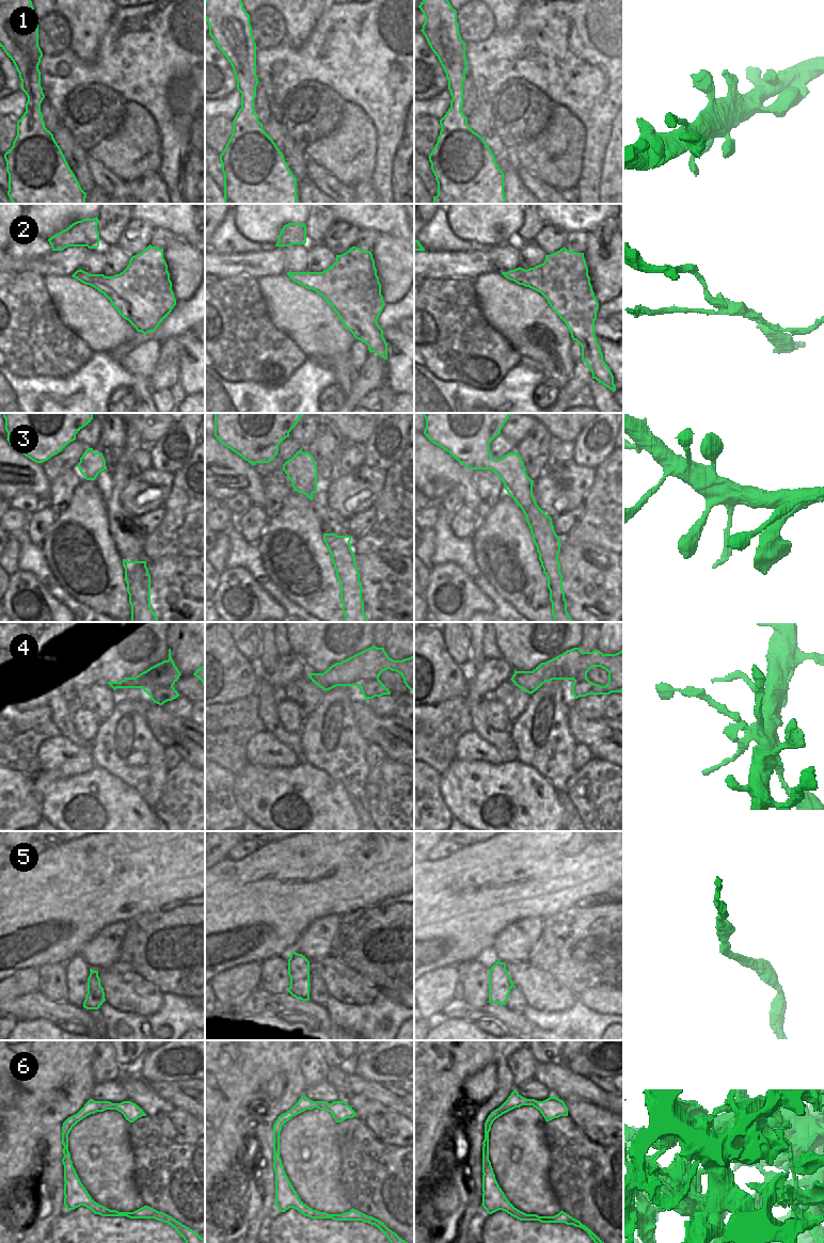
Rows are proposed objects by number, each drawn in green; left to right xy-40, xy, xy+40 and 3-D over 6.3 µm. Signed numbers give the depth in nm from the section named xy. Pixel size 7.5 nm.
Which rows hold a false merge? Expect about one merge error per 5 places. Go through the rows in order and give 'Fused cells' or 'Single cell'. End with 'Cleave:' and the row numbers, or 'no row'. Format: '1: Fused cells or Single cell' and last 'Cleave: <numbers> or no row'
1: Single cell
2: Fused cells
3: Fused cells
4: Single cell
5: Single cell
6: Fused cells
Cleave: 2, 3, 6.

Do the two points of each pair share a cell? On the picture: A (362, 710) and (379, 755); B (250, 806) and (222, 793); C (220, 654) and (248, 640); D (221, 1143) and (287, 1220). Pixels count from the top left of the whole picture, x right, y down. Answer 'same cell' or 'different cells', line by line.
A: different cells
B: different cells
C: different cells
D: different cells

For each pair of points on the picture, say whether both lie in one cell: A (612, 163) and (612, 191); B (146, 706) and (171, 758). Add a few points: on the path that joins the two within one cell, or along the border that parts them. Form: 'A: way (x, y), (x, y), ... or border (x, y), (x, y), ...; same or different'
A: way (612, 170), (612, 185); same
B: border (162, 746), (173, 748), (181, 758); different

